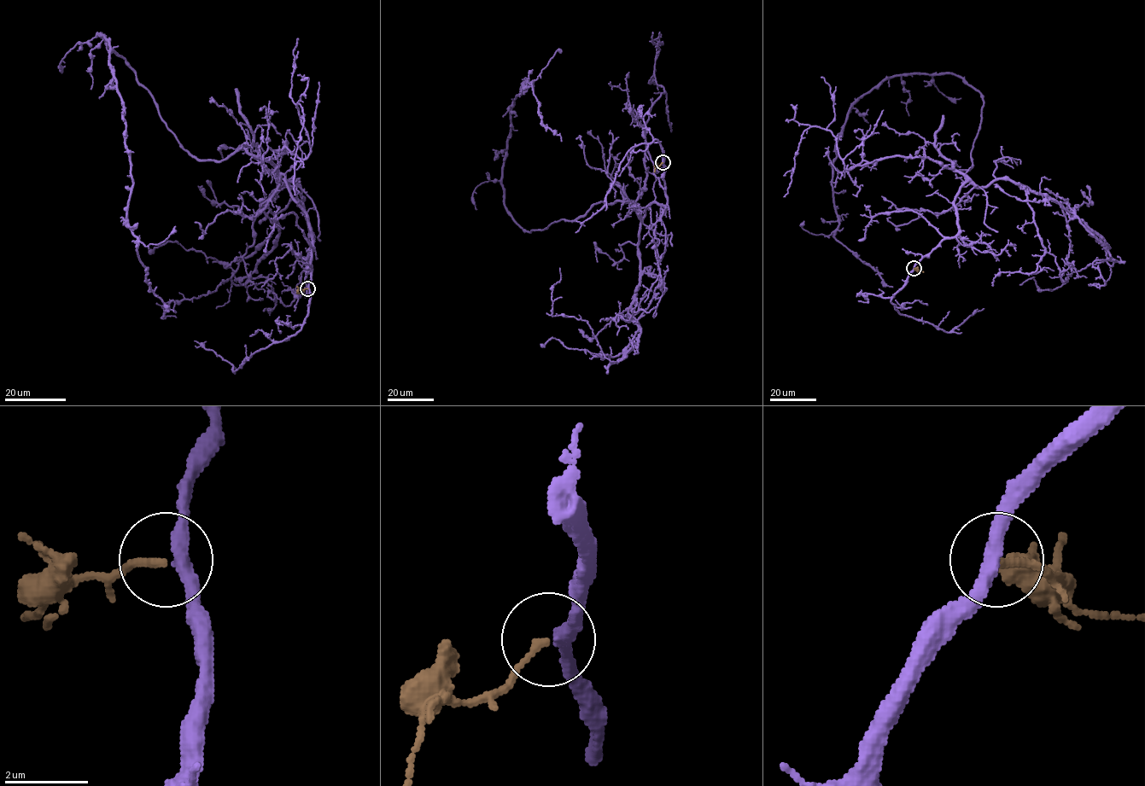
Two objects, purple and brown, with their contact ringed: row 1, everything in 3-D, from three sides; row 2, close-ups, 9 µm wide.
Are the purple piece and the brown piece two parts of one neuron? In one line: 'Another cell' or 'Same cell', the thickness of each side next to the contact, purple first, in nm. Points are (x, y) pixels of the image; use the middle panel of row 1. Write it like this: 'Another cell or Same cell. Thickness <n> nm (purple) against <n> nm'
Same cell. Thickness 320 nm (purple) against 170 nm

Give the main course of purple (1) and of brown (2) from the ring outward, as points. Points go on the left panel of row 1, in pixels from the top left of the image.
1: (307, 288), (312, 231), (285, 177), (244, 148), (190, 155), (100, 34), (128, 227), (176, 312)
2: (307, 288), (297, 293)

